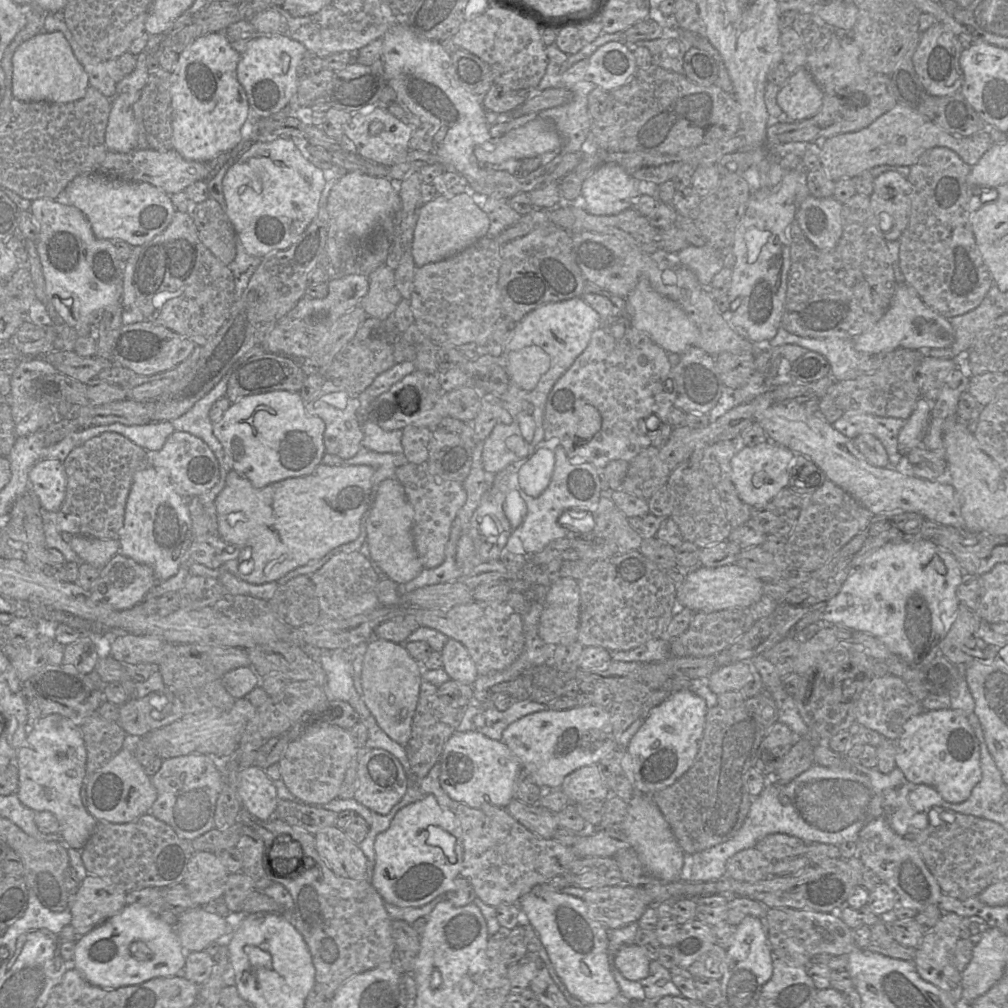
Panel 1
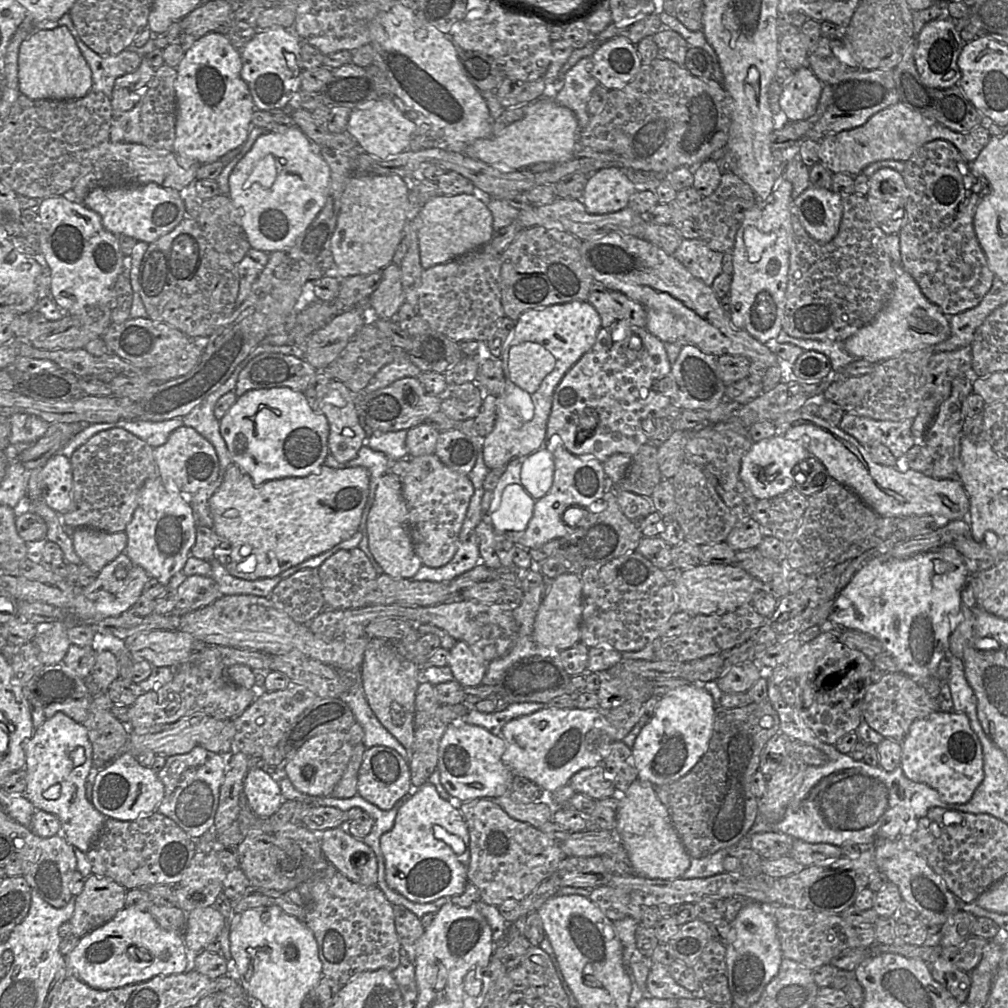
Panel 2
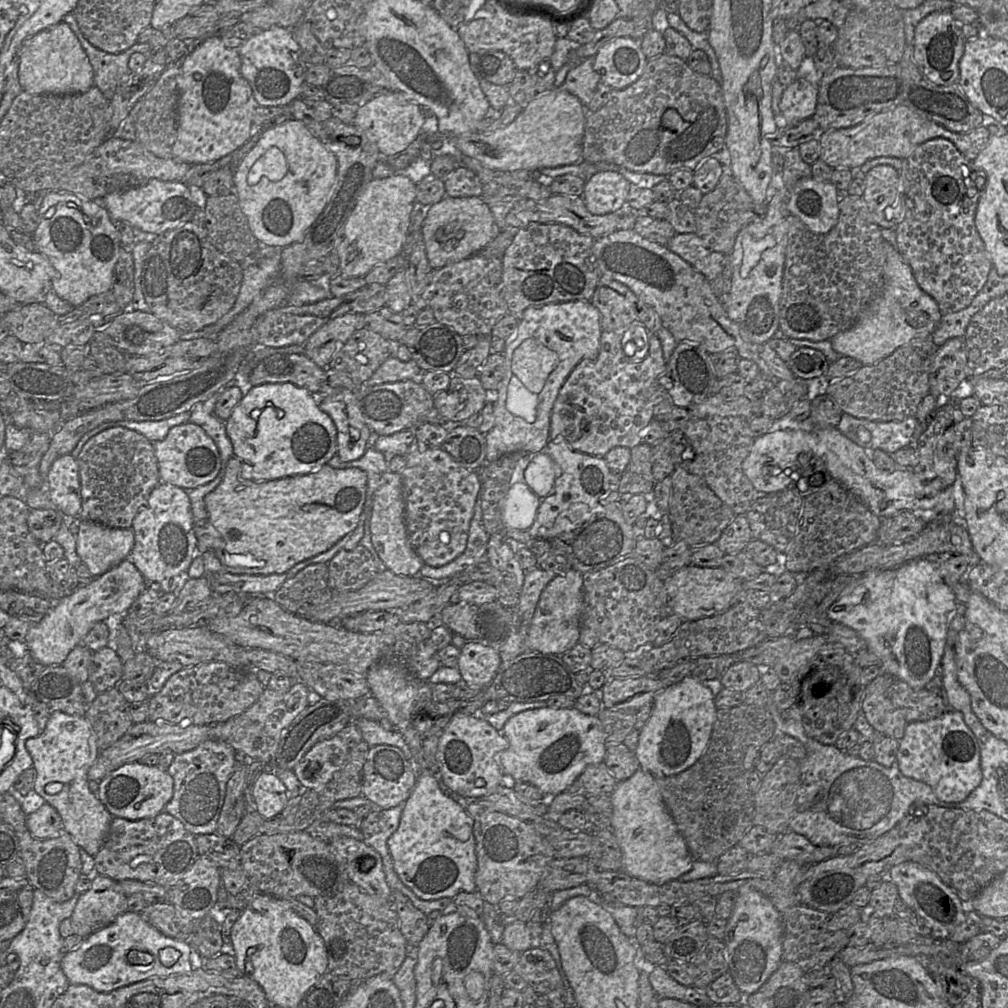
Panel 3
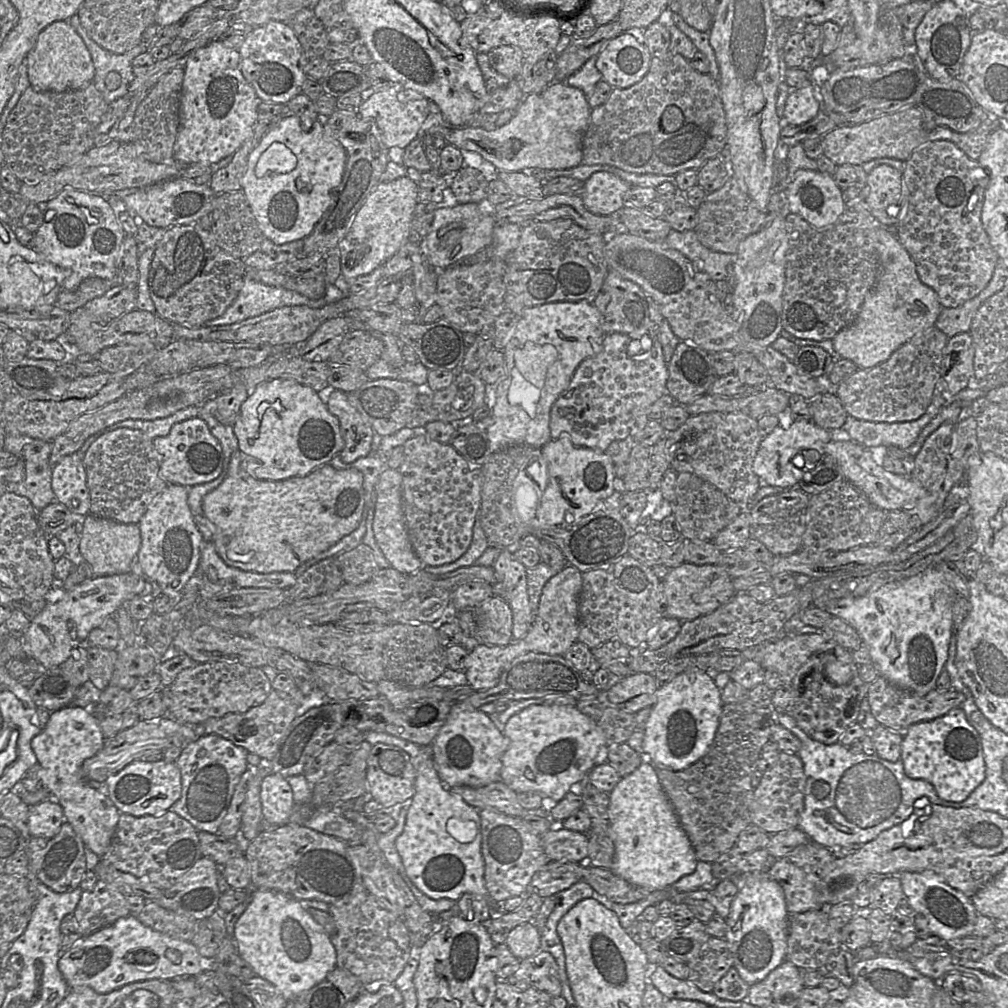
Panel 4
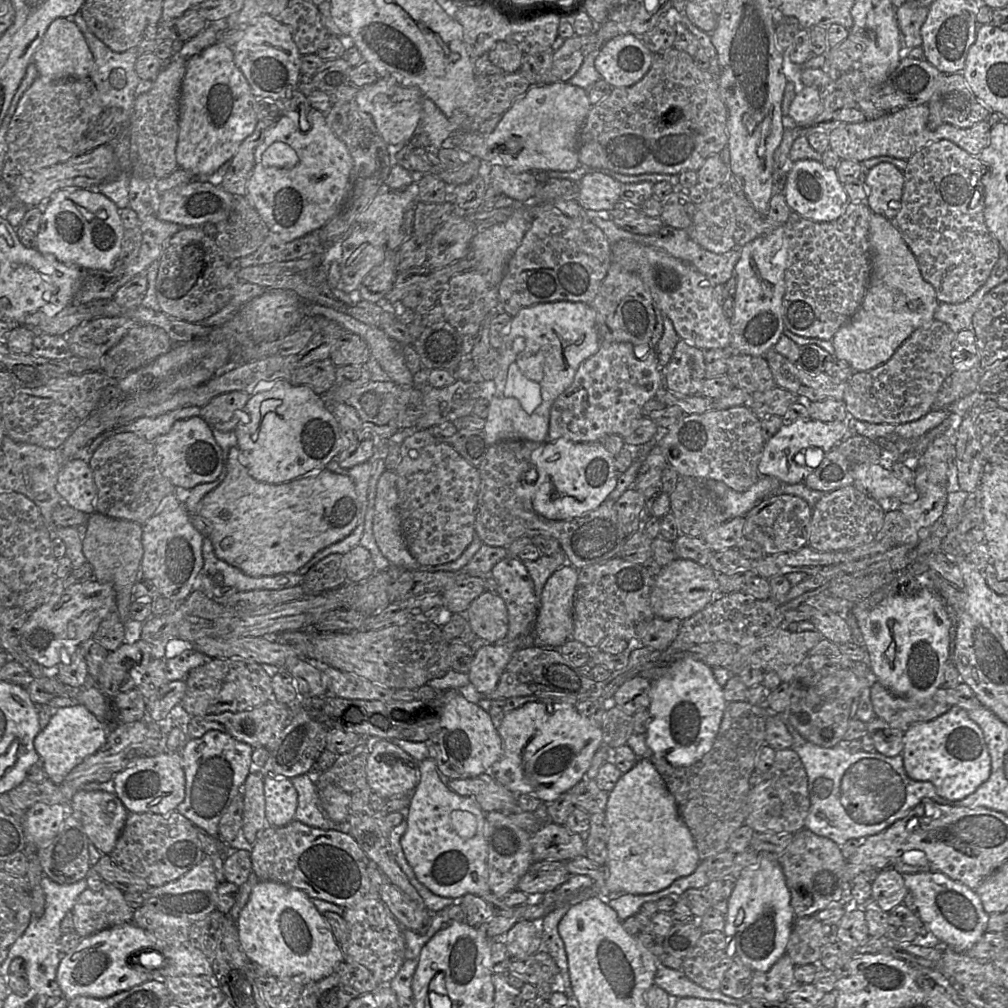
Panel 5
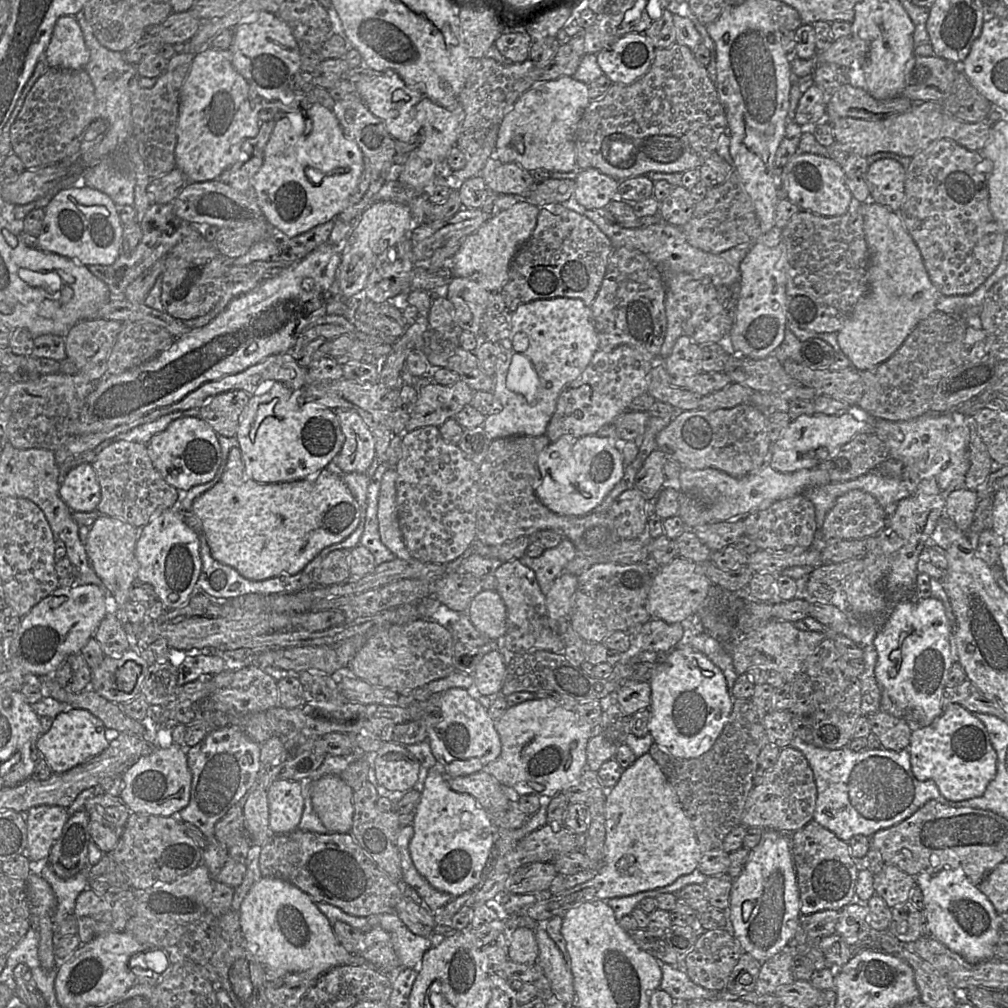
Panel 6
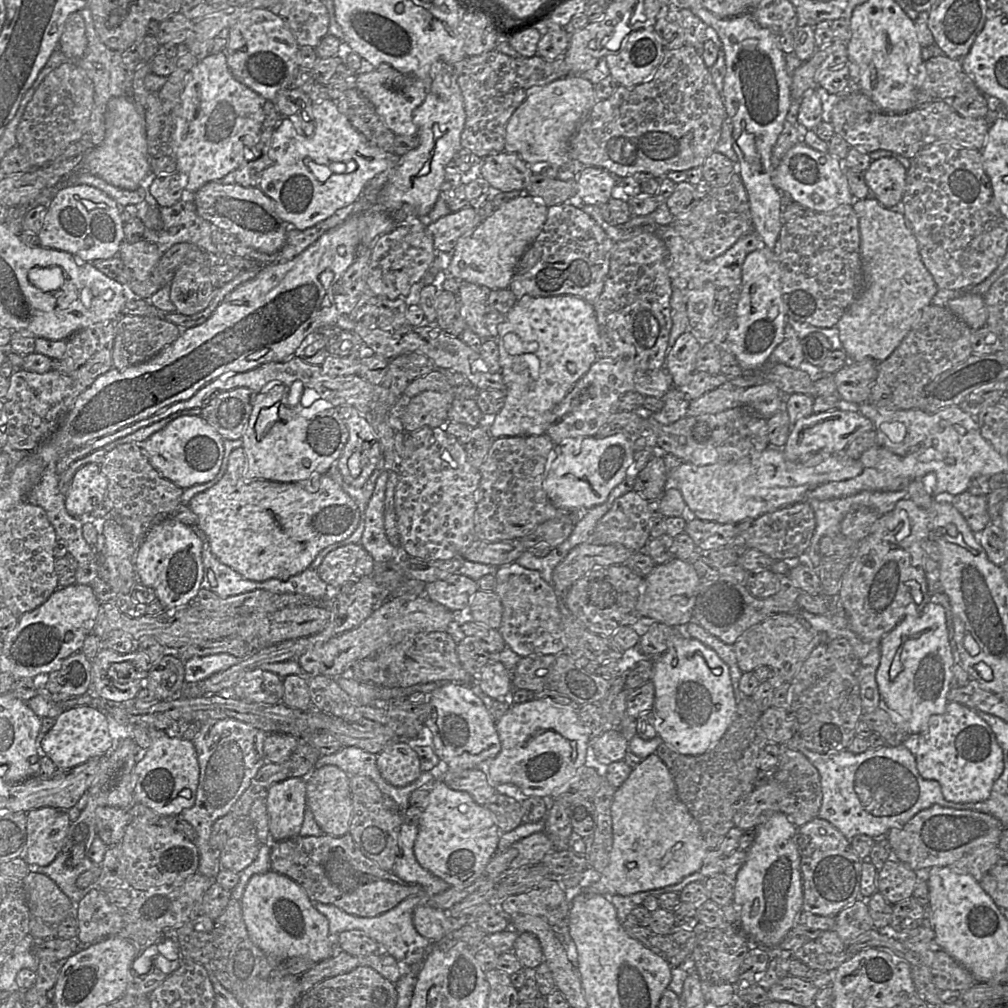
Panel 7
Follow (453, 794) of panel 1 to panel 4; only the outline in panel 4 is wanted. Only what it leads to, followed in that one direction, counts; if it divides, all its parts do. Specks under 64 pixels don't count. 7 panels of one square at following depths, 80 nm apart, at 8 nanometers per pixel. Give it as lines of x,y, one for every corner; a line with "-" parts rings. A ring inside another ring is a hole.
455,702
430,746
436,771
442,781
450,787
482,787
500,780
502,755
508,748
508,739
497,729
488,714
480,709
466,710
461,702

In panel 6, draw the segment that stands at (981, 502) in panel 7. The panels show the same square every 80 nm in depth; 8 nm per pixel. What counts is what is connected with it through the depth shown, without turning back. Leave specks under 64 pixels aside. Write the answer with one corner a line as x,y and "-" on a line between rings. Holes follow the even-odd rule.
965,487
954,488
947,492
944,515
949,517
962,531
970,529
978,504
976,491

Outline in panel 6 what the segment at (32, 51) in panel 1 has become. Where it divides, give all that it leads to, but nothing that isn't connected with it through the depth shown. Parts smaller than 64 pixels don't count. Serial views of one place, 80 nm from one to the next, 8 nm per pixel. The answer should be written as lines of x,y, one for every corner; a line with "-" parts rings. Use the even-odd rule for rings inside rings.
63,16
57,20
44,58
50,68
85,70
90,54
74,16

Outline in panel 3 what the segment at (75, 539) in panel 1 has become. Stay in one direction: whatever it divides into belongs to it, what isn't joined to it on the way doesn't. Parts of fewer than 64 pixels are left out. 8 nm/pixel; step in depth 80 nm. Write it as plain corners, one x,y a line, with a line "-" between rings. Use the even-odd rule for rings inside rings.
83,520
76,536
76,552
89,571
98,577
127,559
134,547
132,528
111,528

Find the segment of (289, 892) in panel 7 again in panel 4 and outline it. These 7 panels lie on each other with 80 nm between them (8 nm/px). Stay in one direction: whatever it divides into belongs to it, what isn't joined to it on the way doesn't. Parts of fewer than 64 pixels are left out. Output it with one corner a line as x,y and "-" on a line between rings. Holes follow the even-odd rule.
254,889
250,904
235,924
233,938
239,956
250,964
257,976
272,983
289,1002
321,982
336,968
336,950
331,936
313,919
304,902
281,892

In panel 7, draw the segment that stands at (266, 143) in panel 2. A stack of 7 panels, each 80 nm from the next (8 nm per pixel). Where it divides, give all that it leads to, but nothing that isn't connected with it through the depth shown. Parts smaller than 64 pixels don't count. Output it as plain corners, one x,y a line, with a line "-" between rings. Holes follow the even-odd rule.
332,99
312,102
310,100
309,111
305,115
314,123
314,132
311,136
299,133
292,121
286,117
279,119
274,126
271,146
268,152
270,165
263,171
258,188
275,202
276,213
291,228
305,230
333,215
338,209
353,204
362,195
368,183
378,174
393,170
399,162
399,157
394,152
386,152
383,149
370,144
367,139
358,132
349,122
347,117
339,112
337,104
-
309,158
316,164
329,166
332,163
345,163
354,160
357,163
356,170
350,173
332,174
326,181
318,180
305,159

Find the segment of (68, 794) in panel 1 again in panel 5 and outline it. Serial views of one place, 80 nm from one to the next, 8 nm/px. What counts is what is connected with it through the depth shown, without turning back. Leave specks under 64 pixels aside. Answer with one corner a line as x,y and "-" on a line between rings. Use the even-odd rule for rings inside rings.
80,704
54,711
48,725
34,739
34,748
43,762
47,779
60,784
75,767
104,746
112,727
-
79,790
69,807
70,814
82,824
89,841
102,855
109,855
115,848
129,813
121,800
112,792

